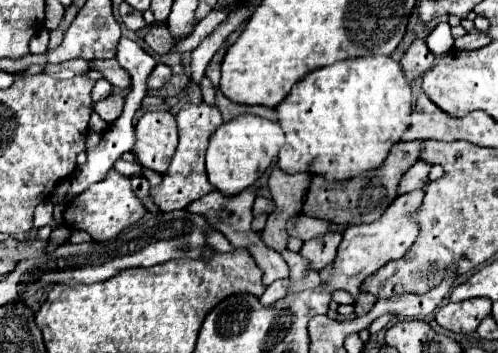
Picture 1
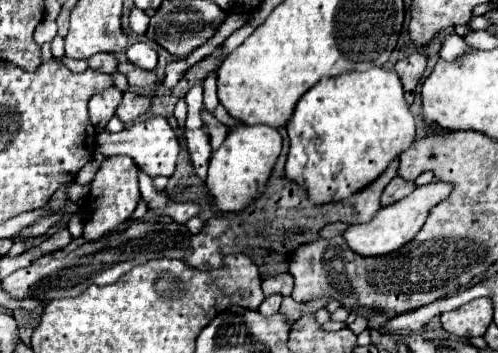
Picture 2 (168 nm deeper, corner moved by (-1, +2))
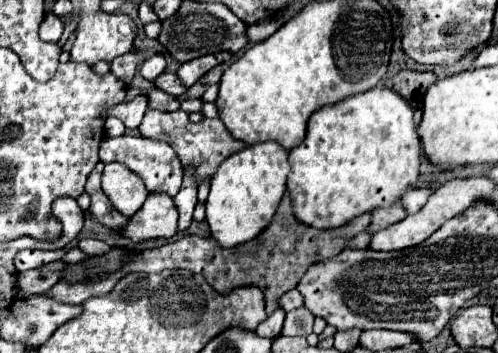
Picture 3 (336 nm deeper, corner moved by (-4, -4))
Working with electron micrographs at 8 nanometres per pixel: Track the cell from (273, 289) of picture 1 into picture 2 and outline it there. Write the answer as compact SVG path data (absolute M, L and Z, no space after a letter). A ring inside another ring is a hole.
M271 294L271 296L267 296L265 300L263 300L263 304L259 306L259 312L263 314L263 316L271 316L271 314L275 314L275 312L279 312L279 306L281 306L281 294Z

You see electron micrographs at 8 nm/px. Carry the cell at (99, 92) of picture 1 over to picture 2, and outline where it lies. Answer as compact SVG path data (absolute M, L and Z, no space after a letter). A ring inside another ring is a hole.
M111 86L89 100L89 118L97 130L103 130L105 124L113 118L117 104L121 102L121 90Z

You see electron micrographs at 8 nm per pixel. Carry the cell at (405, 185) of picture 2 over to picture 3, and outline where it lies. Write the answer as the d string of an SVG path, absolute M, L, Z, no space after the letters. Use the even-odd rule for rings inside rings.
M396 202L396 204L390 206L390 208L374 210L374 212L372 212L372 222L370 222L370 226L368 226L368 232L378 232L378 230L382 230L382 228L388 228L390 224L400 222L402 218L406 218L406 210L402 208L400 202Z

